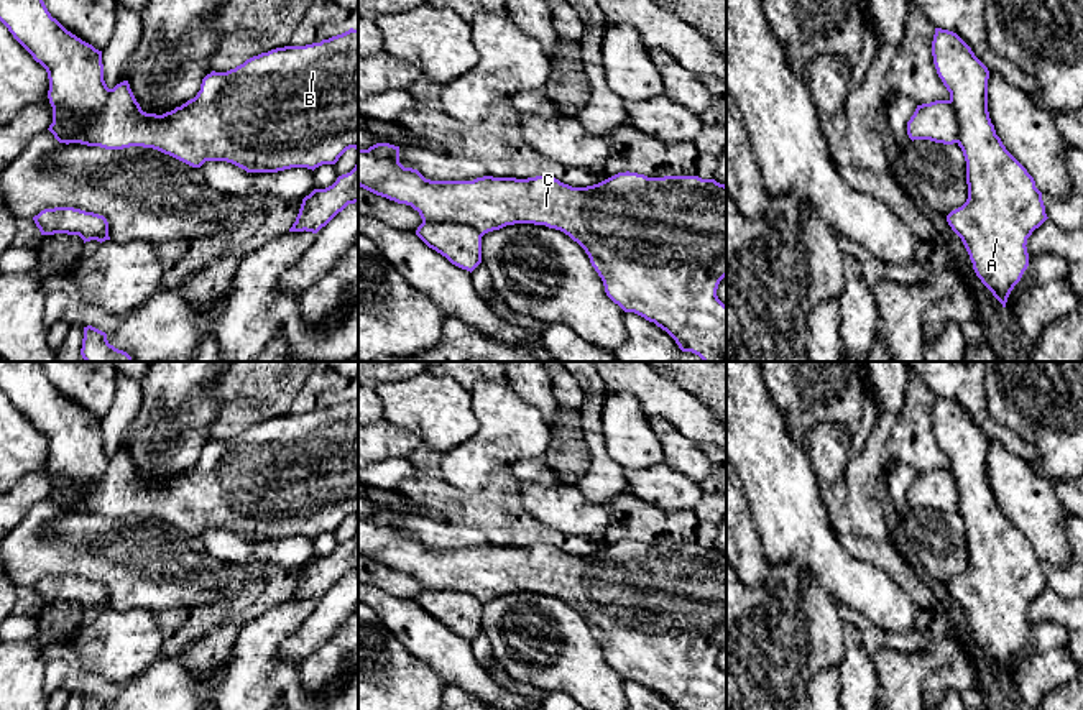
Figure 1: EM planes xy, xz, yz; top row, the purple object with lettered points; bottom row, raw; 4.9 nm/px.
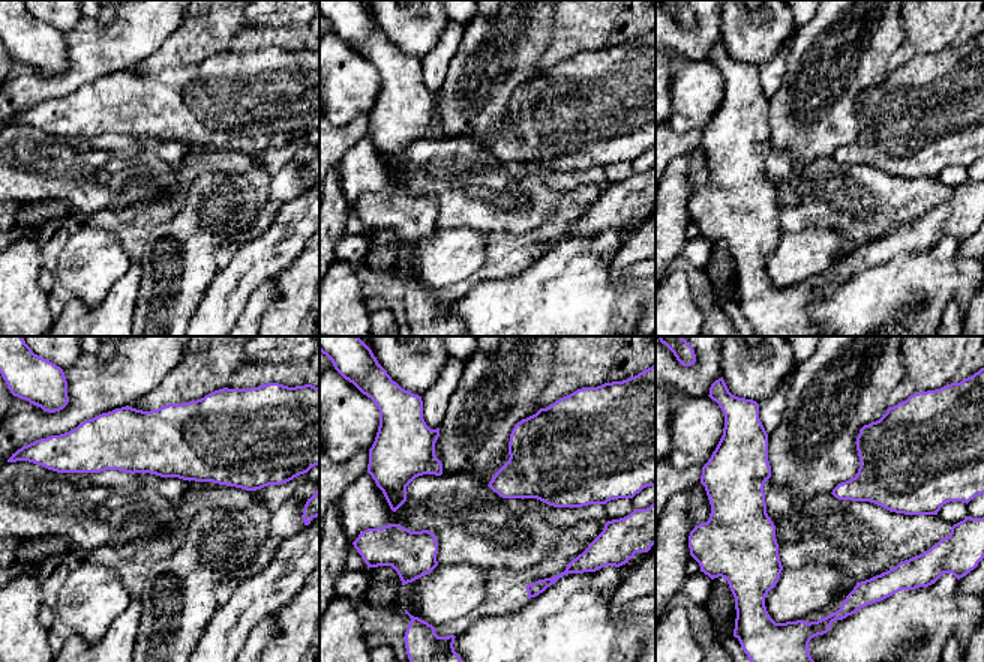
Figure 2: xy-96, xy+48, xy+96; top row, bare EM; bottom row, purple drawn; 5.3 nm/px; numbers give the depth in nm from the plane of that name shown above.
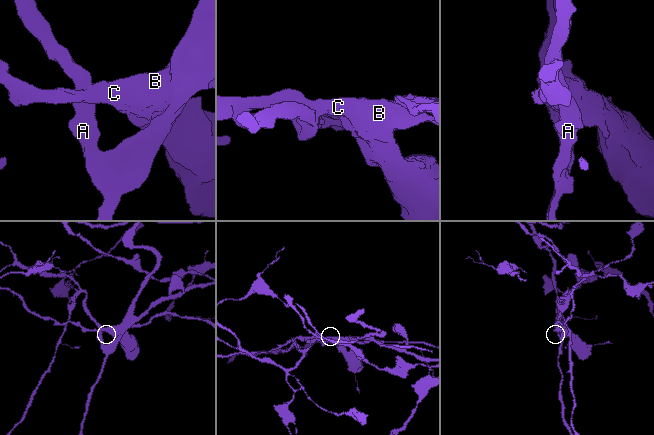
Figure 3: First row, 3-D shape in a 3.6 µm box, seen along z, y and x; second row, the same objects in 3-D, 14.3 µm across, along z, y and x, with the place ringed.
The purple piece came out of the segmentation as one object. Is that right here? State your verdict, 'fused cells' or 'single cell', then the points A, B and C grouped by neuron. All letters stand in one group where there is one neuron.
single cell; groups A B C

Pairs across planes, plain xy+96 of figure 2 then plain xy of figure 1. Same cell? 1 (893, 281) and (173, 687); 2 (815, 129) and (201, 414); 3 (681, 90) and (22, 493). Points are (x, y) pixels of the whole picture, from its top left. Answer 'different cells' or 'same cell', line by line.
1: same cell
2: same cell
3: different cells

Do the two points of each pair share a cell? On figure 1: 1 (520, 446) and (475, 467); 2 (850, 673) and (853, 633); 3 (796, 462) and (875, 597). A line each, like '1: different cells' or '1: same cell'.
1: same cell
2: same cell
3: same cell

